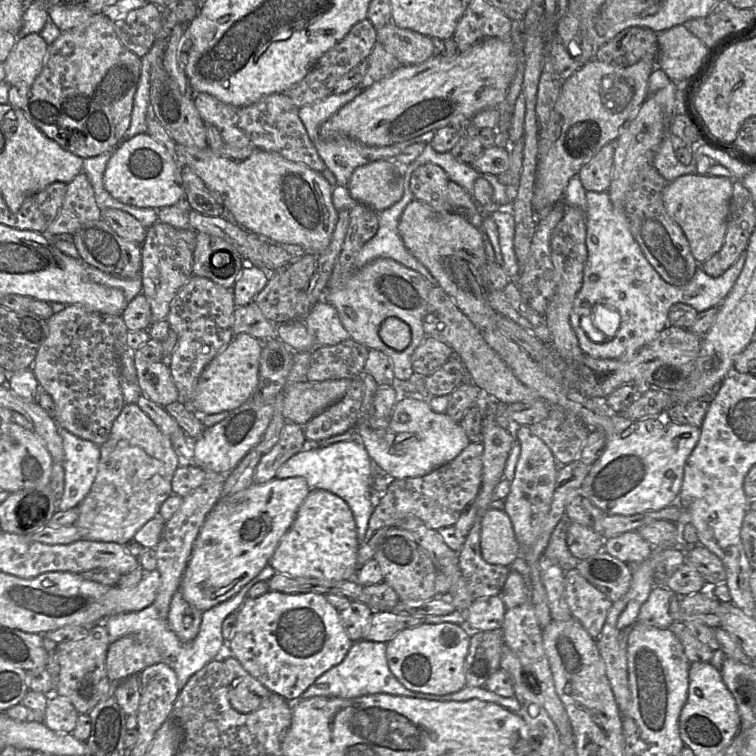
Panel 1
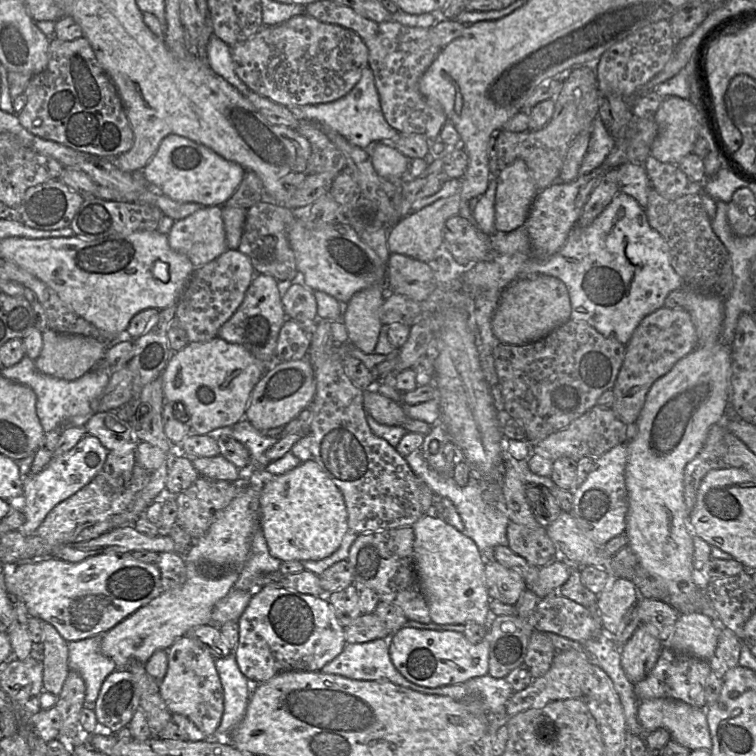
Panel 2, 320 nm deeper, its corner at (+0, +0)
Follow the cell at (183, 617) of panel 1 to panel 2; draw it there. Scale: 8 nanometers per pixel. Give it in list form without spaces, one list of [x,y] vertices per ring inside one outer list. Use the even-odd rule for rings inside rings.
[[[183,636],[167,649],[168,669],[159,685],[160,694],[171,714],[180,714],[193,722],[206,736],[213,737],[224,711],[224,691],[215,667],[215,659],[190,636]]]

